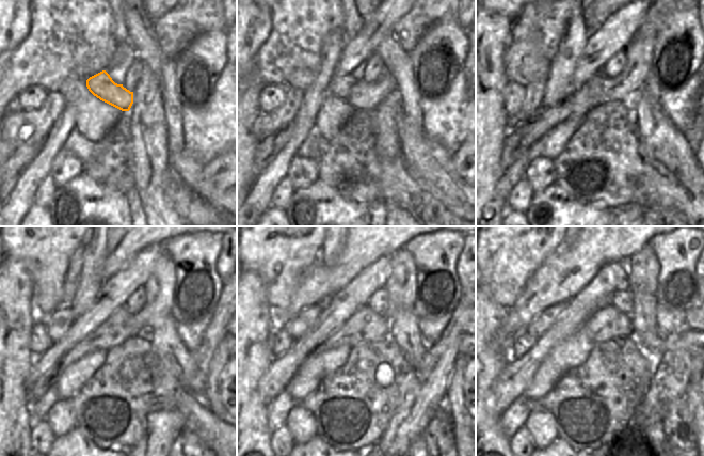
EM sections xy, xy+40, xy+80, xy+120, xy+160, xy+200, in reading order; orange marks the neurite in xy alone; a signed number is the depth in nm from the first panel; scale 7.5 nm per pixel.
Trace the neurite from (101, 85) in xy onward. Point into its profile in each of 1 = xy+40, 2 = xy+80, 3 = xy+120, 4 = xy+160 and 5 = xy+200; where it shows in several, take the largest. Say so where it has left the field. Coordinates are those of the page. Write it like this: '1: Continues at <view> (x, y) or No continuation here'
1: Continues at xy+40 (360, 94)
2: Continues at xy+80 (639, 49)
3: Continues at xy+120 (160, 286)
4: Continues at xy+160 (401, 285)
5: Continues at xy+200 (643, 267).

